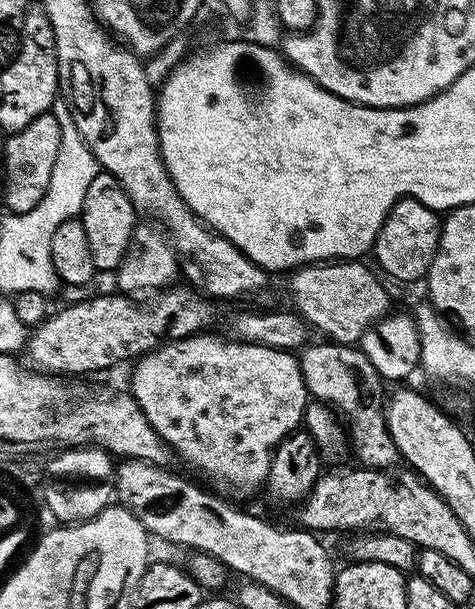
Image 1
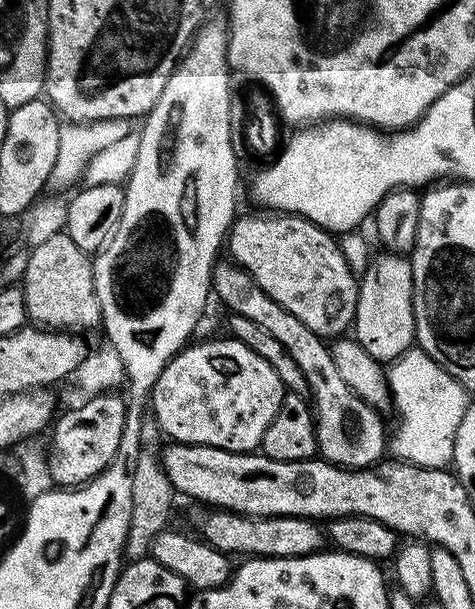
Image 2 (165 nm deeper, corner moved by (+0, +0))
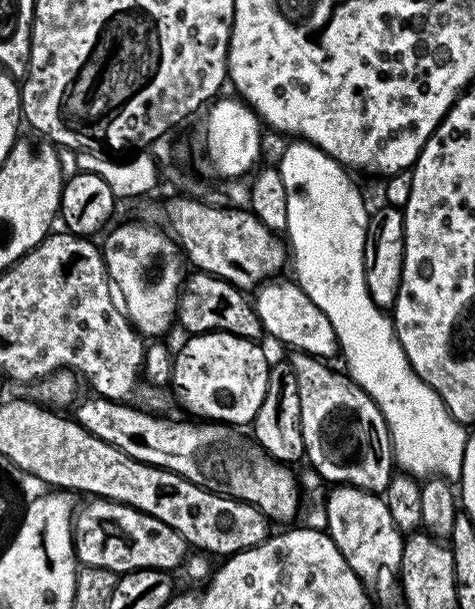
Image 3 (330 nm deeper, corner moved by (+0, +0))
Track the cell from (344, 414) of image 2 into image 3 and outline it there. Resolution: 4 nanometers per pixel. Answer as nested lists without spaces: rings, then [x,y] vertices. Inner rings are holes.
[[[293,351],[291,353],[290,363],[294,374],[298,378],[298,402],[302,402],[302,418],[300,419],[300,425],[302,426],[302,438],[304,439],[304,455],[306,457],[307,463],[312,463],[312,468],[321,476],[324,480],[333,480],[332,484],[336,486],[348,486],[354,487],[356,489],[363,489],[367,493],[375,493],[377,490],[387,489],[388,481],[390,479],[390,473],[394,468],[394,457],[392,454],[392,439],[388,437],[388,424],[385,421],[385,416],[378,406],[373,402],[371,397],[363,391],[363,389],[355,383],[347,374],[343,371],[335,372],[331,368],[331,363],[325,362],[323,359],[311,356],[305,352]]]

